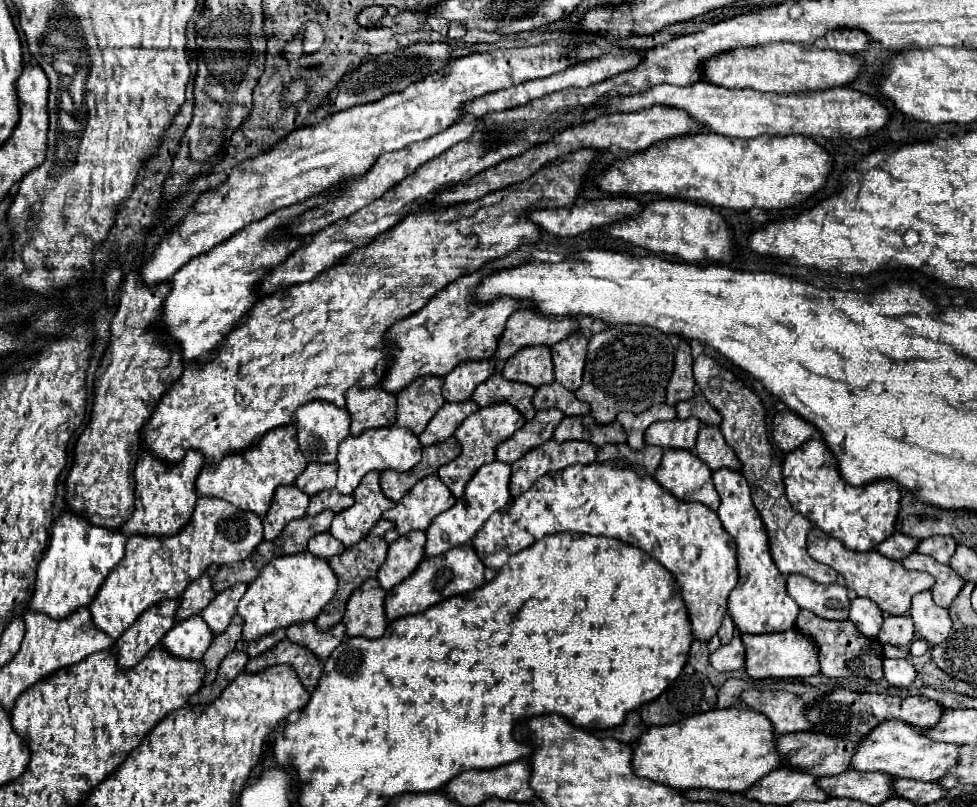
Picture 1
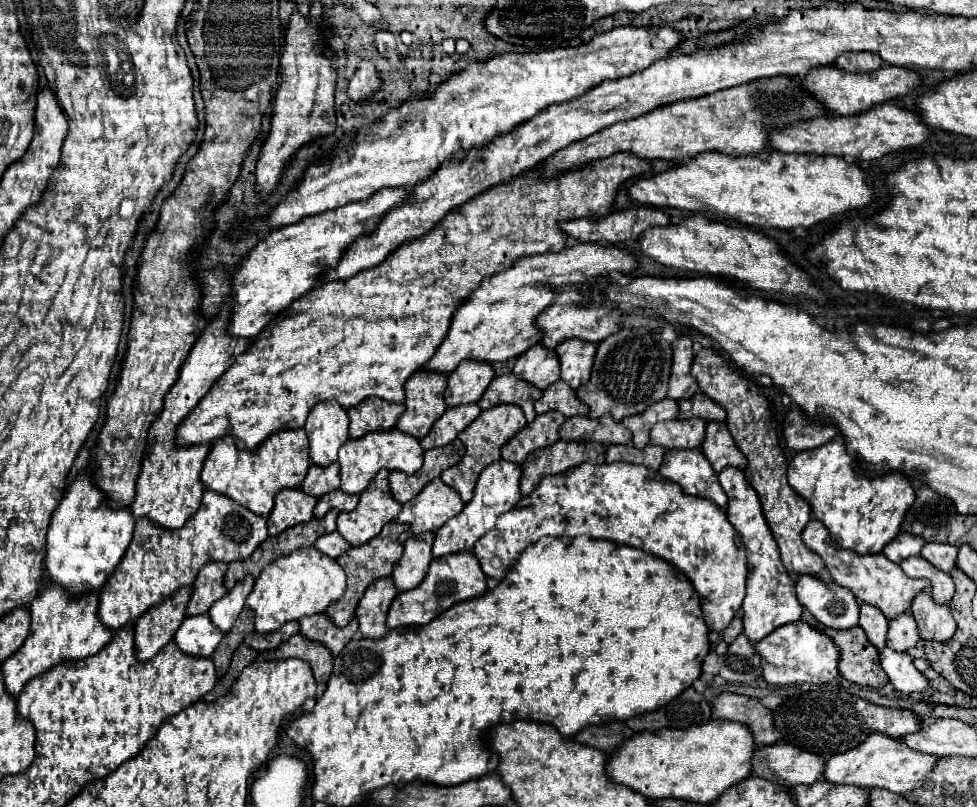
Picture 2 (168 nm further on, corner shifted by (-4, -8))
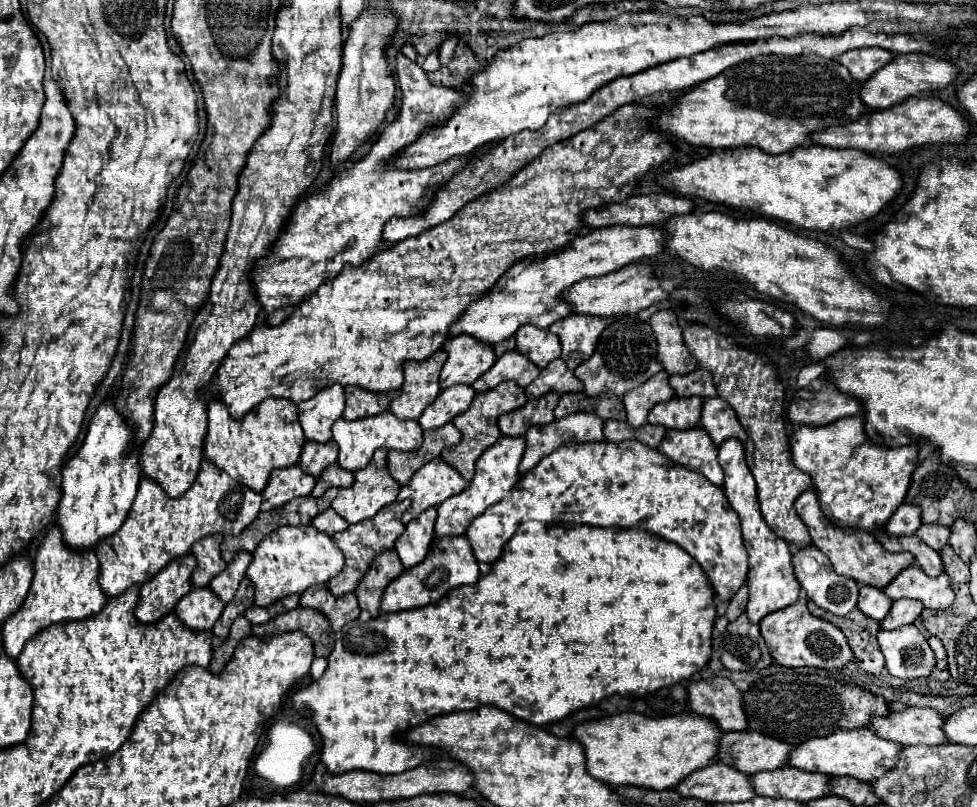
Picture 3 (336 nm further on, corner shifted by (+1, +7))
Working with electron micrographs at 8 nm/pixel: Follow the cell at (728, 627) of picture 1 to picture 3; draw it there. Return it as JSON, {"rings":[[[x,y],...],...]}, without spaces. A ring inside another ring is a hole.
{"rings":[[[743,585],[743,587],[733,595],[733,599],[731,599],[731,601],[729,601],[729,605],[727,605],[727,613],[725,613],[725,617],[727,617],[729,621],[735,621],[735,619],[745,611],[747,595],[749,595],[747,585]]]}

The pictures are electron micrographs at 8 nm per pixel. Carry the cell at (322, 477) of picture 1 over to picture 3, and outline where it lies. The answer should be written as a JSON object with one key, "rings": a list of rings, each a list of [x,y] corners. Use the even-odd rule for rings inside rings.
{"rings":[[[307,441],[303,447],[303,453],[301,453],[301,459],[299,459],[299,467],[309,475],[319,477],[319,473],[335,461],[337,461],[335,441],[327,441],[327,443]]]}

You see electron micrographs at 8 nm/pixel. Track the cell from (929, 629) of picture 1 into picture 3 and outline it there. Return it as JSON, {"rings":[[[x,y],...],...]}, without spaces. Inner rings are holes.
{"rings":[[[911,565],[905,571],[901,571],[891,581],[891,585],[887,585],[883,589],[883,593],[887,597],[891,597],[893,601],[901,599],[901,597],[917,599],[927,609],[935,609],[935,611],[943,611],[943,609],[951,607],[951,603],[953,603],[953,591],[949,587],[947,573],[941,573],[939,577],[931,579],[917,565]]]}

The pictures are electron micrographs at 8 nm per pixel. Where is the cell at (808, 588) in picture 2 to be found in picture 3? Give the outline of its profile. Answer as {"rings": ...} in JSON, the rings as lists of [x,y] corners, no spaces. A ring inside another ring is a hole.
{"rings":[[[803,547],[793,555],[793,567],[795,567],[795,577],[801,583],[801,587],[805,589],[807,597],[821,609],[833,613],[833,615],[847,615],[849,611],[853,611],[857,607],[857,583],[849,577],[837,575],[831,569],[829,559],[817,549],[817,547]]]}

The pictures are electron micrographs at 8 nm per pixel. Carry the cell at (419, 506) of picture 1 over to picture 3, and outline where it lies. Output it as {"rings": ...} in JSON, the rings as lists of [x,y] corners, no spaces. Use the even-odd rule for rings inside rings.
{"rings":[[[433,459],[423,469],[419,469],[411,481],[401,487],[397,501],[411,499],[409,517],[415,519],[429,507],[437,507],[441,501],[461,493],[467,487],[467,481],[443,459]]]}

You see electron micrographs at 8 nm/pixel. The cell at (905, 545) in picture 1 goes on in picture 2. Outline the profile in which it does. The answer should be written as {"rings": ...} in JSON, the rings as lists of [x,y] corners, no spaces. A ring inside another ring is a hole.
{"rings":[[[900,532],[900,534],[882,550],[882,554],[884,554],[888,560],[900,564],[904,558],[920,554],[922,546],[924,546],[924,540],[920,540],[920,536],[912,536],[912,534],[908,534],[908,532]]]}

